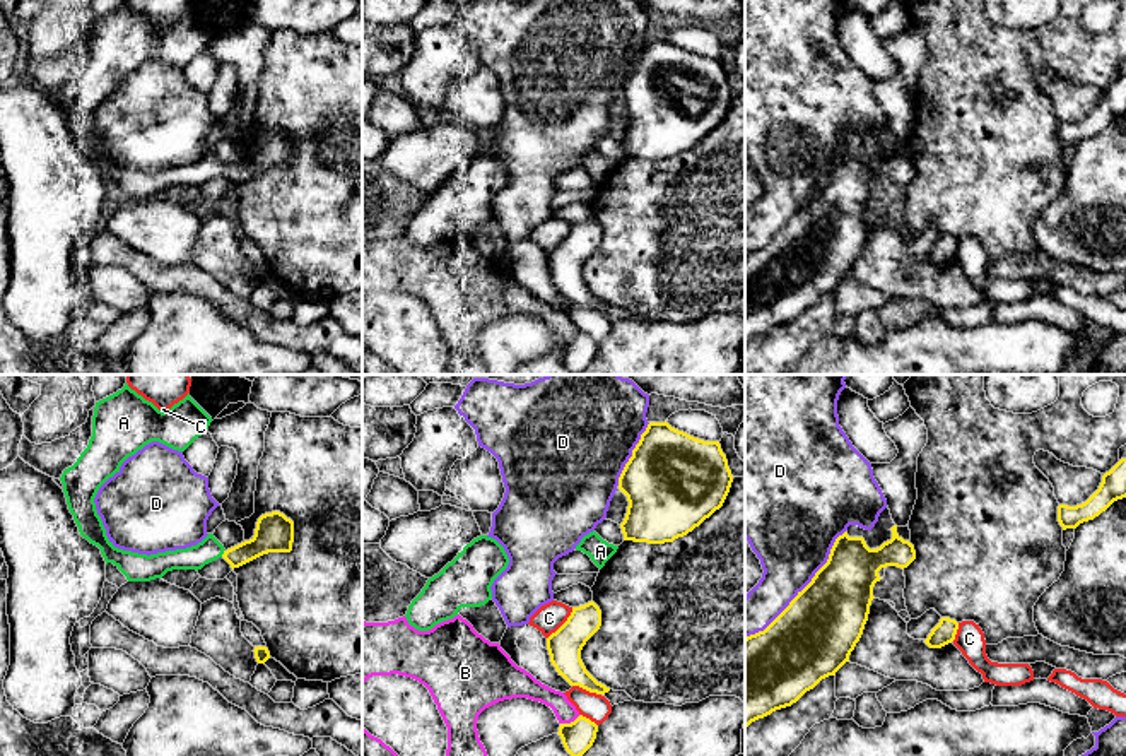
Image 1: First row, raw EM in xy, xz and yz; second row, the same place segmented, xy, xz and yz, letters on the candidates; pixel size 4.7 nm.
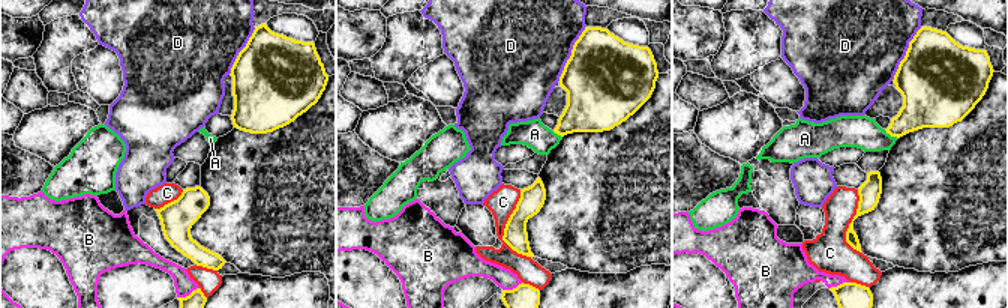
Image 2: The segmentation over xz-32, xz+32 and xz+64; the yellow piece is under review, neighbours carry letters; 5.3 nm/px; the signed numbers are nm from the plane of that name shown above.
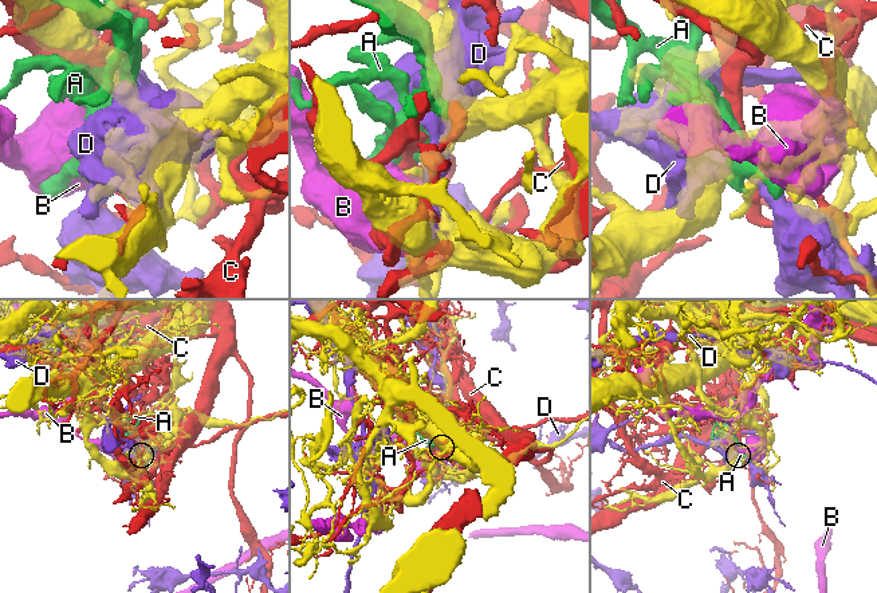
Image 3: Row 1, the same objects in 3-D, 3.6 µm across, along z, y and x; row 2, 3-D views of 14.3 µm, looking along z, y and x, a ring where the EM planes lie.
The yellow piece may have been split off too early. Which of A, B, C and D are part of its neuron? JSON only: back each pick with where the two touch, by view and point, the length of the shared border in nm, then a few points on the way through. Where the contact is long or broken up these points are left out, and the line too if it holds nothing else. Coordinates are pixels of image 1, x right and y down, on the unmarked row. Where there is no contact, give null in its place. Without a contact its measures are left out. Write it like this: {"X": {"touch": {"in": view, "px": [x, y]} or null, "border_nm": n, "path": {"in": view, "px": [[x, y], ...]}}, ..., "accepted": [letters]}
{"A": {"touch": {"in": "xy", "px": [224, 170]}, "border_nm": 40, "path": {"in": "xy", "px": [[274, 151], [243, 170], [224, 170], [209, 166]]}}, "accepted": ["A"]}

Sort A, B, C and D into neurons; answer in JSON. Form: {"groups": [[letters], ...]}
{"groups": [["A"], ["B"], ["C"], ["D"]]}

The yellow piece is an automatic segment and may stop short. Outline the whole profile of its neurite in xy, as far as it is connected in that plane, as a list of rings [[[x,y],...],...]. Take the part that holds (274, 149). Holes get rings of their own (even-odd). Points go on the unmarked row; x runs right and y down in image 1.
[[[128,0],[96,19],[89,62],[77,79],[63,87],[60,97],[80,152],[97,162],[106,181],[113,180],[128,198],[150,198],[173,186],[198,188],[219,174],[234,186],[268,169],[292,168],[294,139],[280,128],[261,132],[255,152],[227,168],[214,151],[196,162],[150,173],[118,166],[108,156],[94,120],[99,104],[145,62],[159,58],[185,68],[210,39],[212,34],[190,10],[164,29]]]

